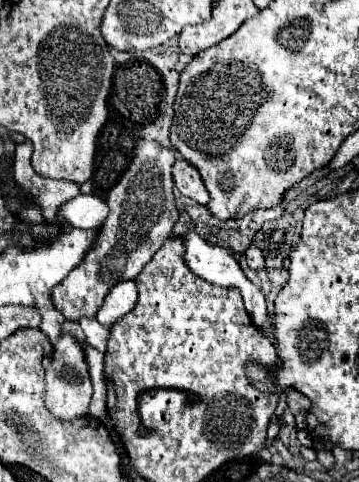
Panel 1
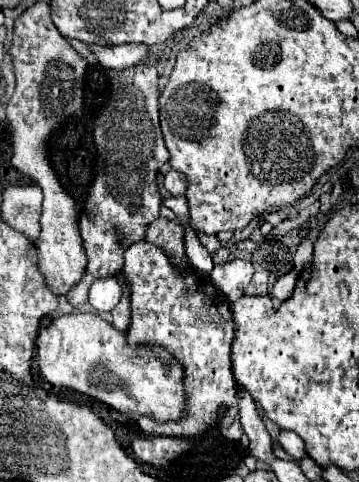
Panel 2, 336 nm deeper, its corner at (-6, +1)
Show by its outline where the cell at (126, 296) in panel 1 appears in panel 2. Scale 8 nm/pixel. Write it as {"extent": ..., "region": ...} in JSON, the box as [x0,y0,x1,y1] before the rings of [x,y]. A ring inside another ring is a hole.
{"extent":[88,278,122,312],"region":[[[100,278],[90,286],[88,302],[98,310],[98,312],[110,312],[116,308],[116,304],[122,298],[122,288],[116,282],[116,278]]]}

